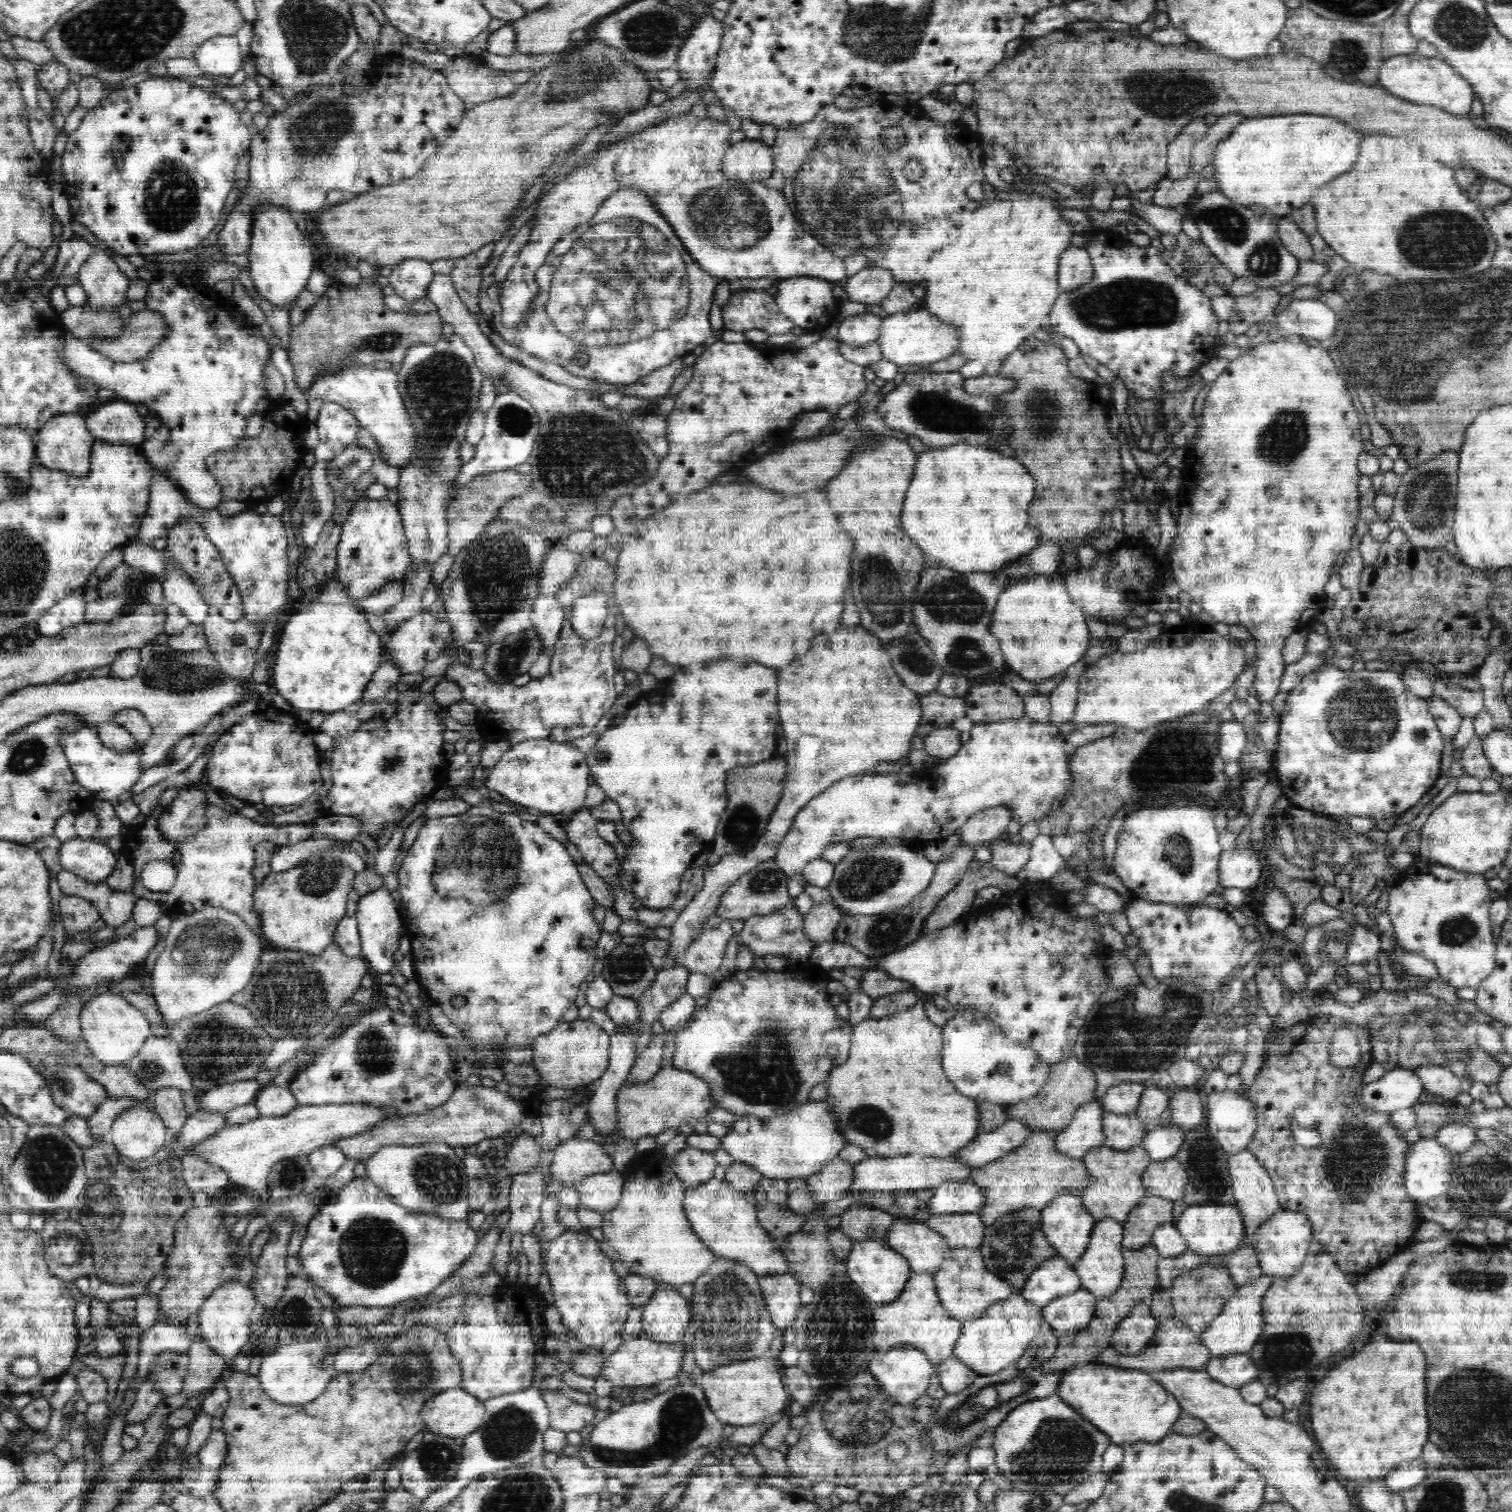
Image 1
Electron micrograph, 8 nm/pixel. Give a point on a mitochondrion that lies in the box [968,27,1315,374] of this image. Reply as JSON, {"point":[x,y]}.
{"point":[1115,306]}

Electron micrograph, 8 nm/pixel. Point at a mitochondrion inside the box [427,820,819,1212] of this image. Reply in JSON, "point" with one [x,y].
{"point":[762,1070]}

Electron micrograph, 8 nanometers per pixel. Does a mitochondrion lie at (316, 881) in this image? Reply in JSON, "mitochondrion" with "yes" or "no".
{"mitochondrion":"yes"}

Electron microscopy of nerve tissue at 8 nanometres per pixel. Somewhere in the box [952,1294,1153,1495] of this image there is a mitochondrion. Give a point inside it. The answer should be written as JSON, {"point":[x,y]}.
{"point":[1058,1448]}

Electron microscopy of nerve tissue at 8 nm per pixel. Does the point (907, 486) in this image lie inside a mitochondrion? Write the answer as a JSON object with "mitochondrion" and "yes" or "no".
{"mitochondrion":"no"}

